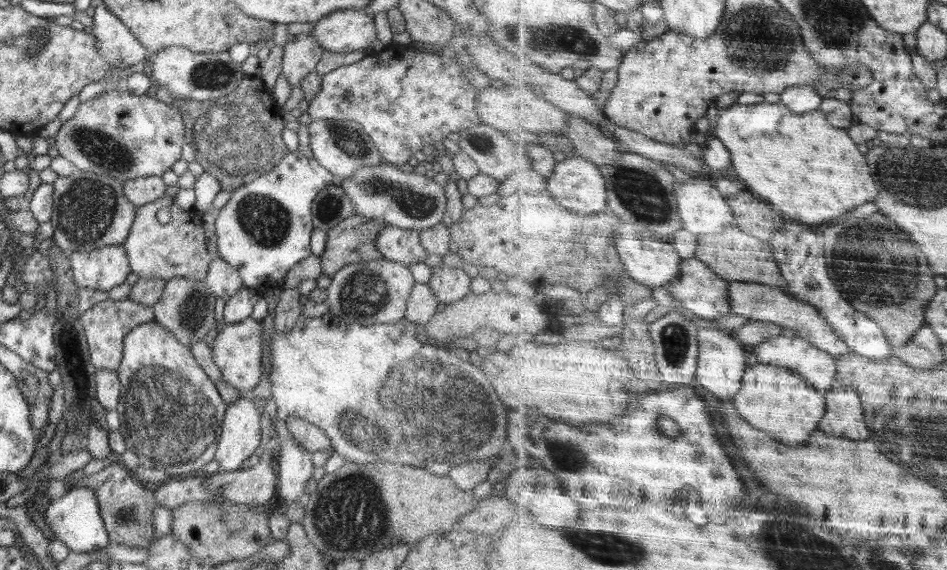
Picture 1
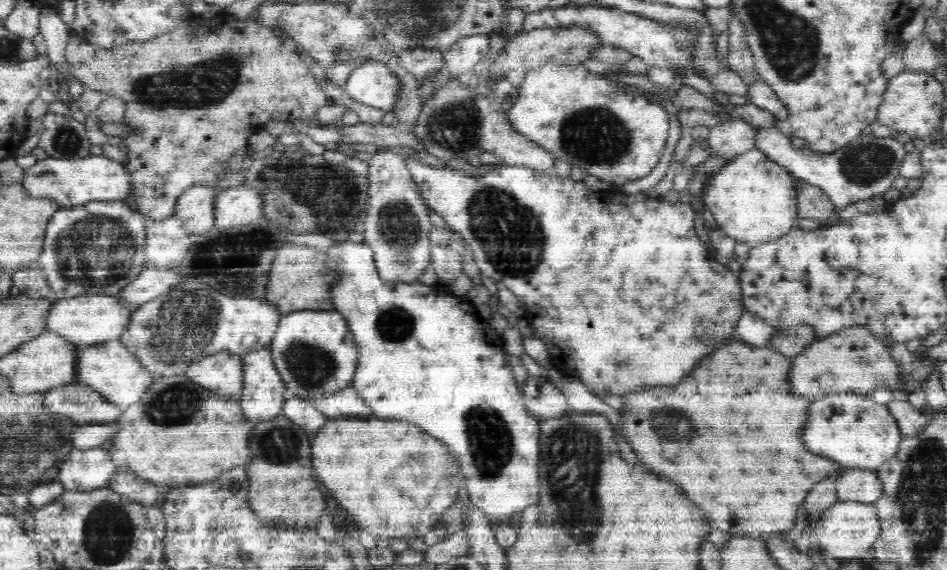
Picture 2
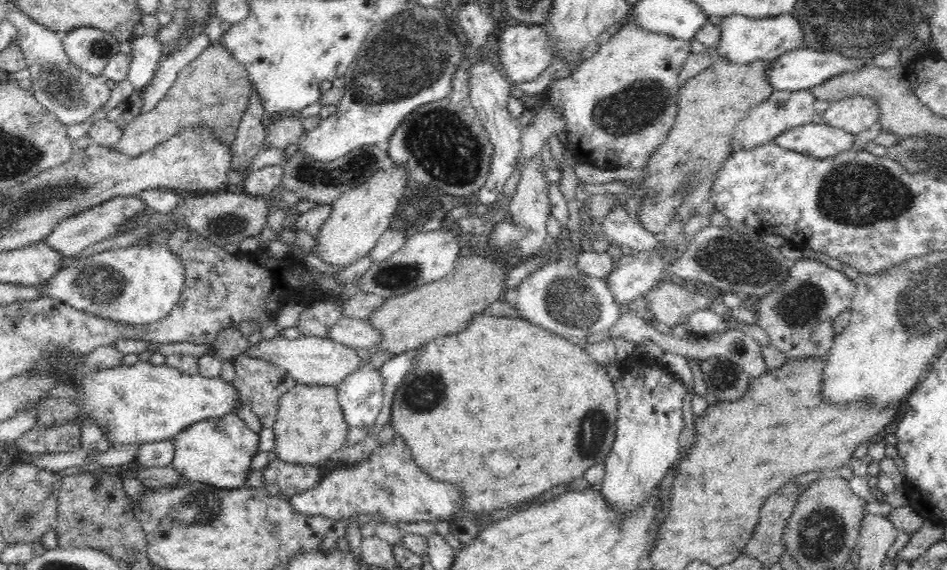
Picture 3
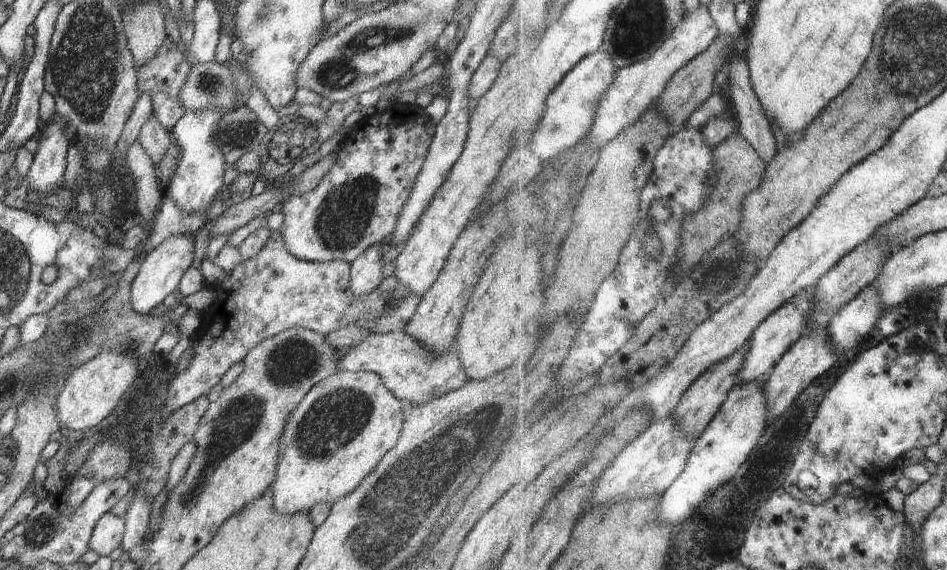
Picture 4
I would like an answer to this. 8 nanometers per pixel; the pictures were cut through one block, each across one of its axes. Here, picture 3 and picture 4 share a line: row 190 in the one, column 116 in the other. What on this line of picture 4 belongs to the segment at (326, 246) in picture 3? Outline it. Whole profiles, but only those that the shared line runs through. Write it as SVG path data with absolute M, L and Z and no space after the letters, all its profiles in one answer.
M116 349L101 350L95 357L77 366L65 380L63 389L55 404L57 419L61 428L70 432L82 430L87 435L91 428L98 426L118 406L124 392L136 378L137 360Z

